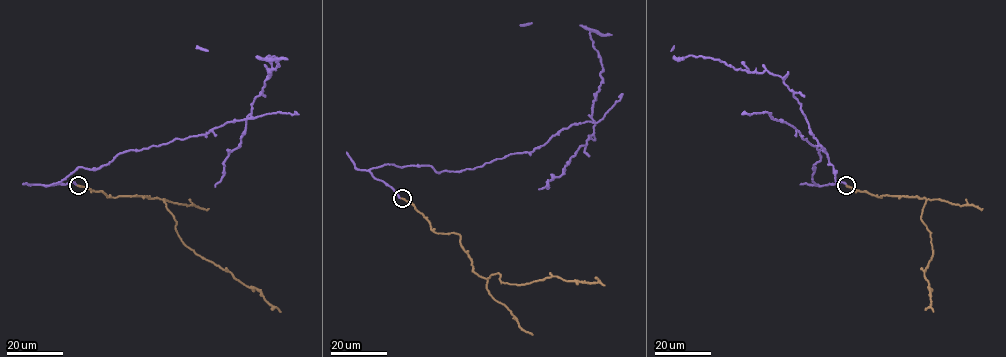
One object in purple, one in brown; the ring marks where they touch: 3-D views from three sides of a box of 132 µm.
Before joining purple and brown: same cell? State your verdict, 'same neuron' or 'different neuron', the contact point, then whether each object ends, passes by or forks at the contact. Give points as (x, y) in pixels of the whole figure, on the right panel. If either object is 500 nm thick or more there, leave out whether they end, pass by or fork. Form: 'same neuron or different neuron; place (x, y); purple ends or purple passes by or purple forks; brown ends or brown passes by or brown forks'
same neuron; place (846, 185); purple ends; brown ends

